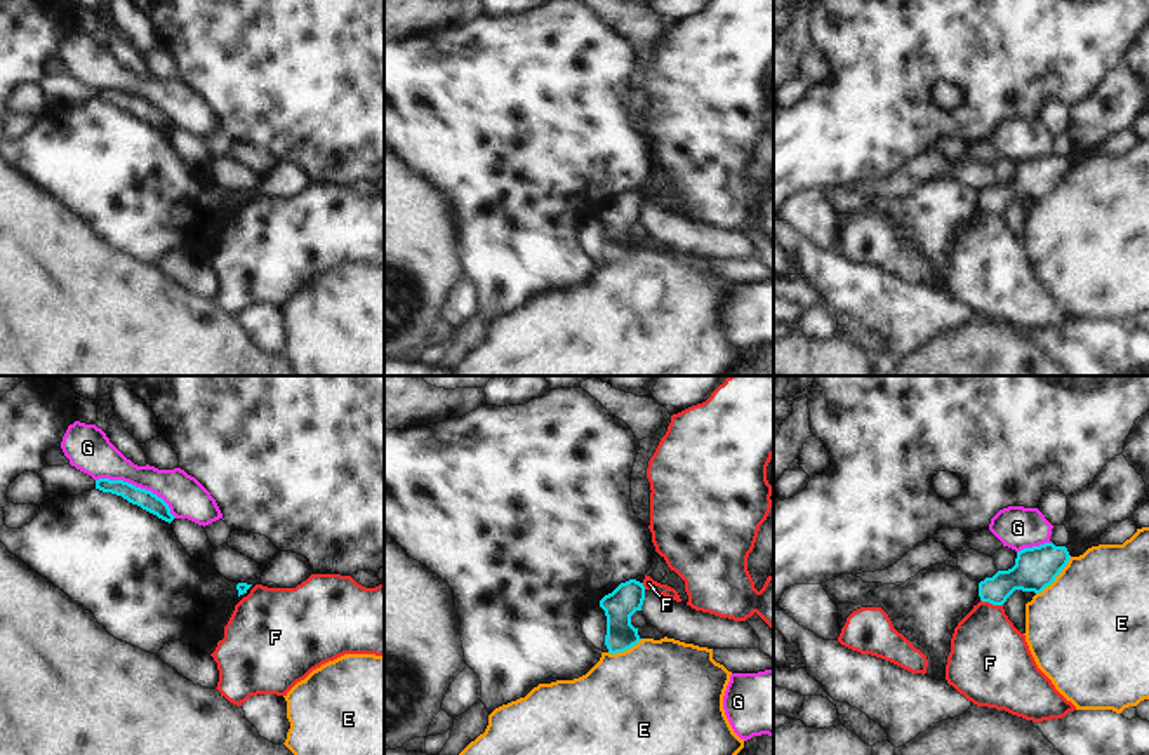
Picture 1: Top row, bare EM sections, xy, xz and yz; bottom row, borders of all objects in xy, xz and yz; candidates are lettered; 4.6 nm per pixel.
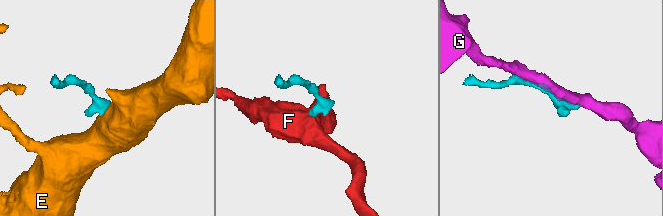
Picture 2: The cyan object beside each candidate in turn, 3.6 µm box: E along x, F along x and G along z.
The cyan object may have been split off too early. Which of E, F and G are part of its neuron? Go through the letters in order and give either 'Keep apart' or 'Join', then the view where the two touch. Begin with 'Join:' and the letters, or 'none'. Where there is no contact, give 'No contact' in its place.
Join: none
E: Keep apart. Touches cyan in yz
F: Keep apart. Touches cyan in yz
G: Keep apart. Touches cyan in xy.

